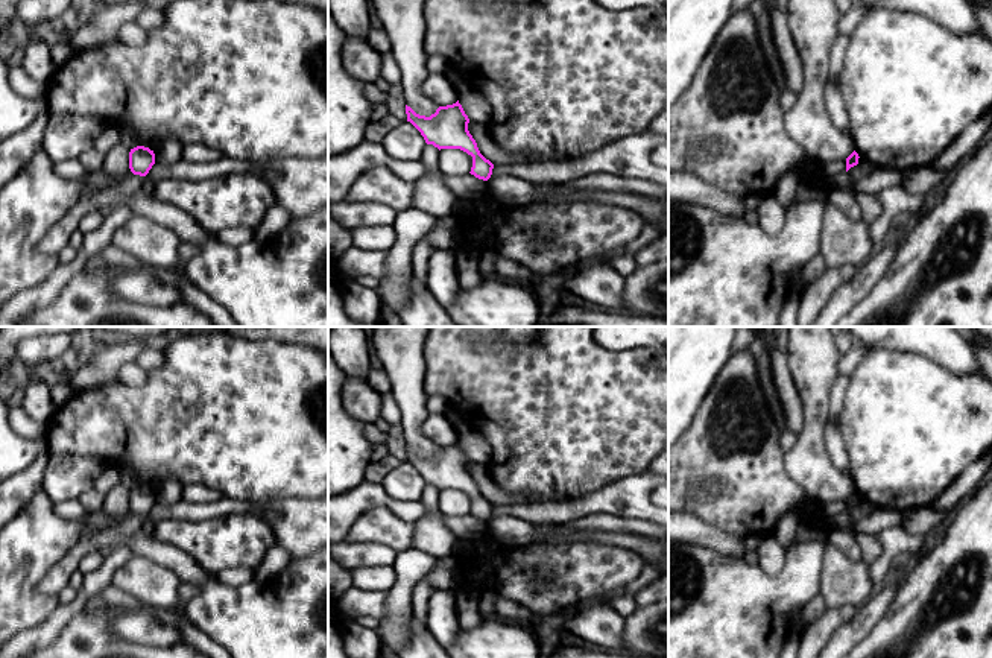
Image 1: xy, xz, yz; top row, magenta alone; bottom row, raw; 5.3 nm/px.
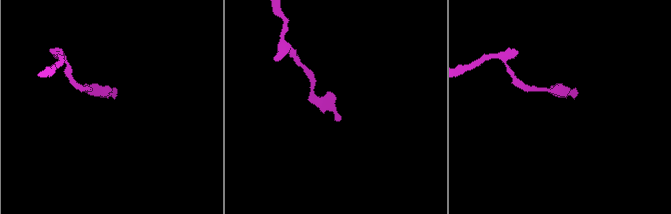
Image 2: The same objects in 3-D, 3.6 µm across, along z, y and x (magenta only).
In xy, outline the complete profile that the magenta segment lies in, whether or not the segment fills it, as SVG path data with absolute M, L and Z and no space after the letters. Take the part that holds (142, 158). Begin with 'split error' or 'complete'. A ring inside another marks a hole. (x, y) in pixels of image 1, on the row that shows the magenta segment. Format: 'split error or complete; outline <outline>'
complete; outline M137 146L129 152L129 169L134 175L146 176L155 164L155 153L149 147Z

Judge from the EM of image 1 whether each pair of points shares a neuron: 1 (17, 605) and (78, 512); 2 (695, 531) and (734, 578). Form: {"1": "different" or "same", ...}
{"1": "different", "2": "different"}

